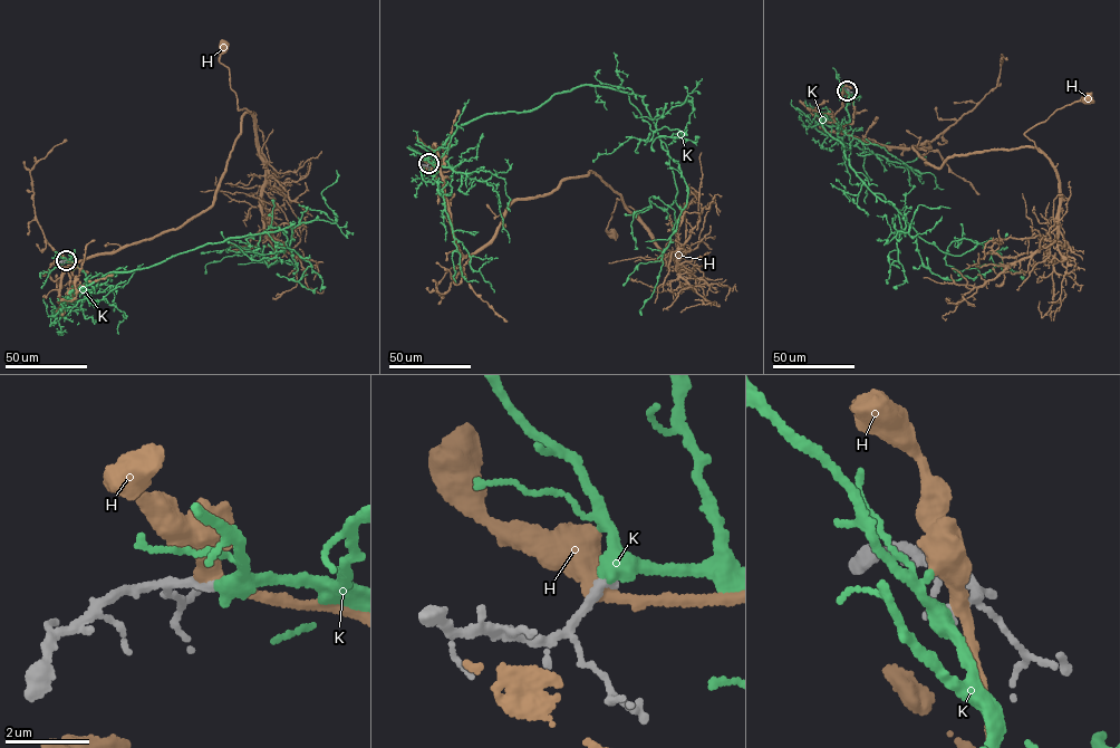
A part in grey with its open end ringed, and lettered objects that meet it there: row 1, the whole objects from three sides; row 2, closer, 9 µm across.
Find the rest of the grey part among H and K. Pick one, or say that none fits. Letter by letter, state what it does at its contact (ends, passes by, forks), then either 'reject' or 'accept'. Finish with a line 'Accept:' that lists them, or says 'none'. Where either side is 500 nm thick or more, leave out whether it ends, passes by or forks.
H: it passes by; reject
K: it passes by; accept
Accept: K

